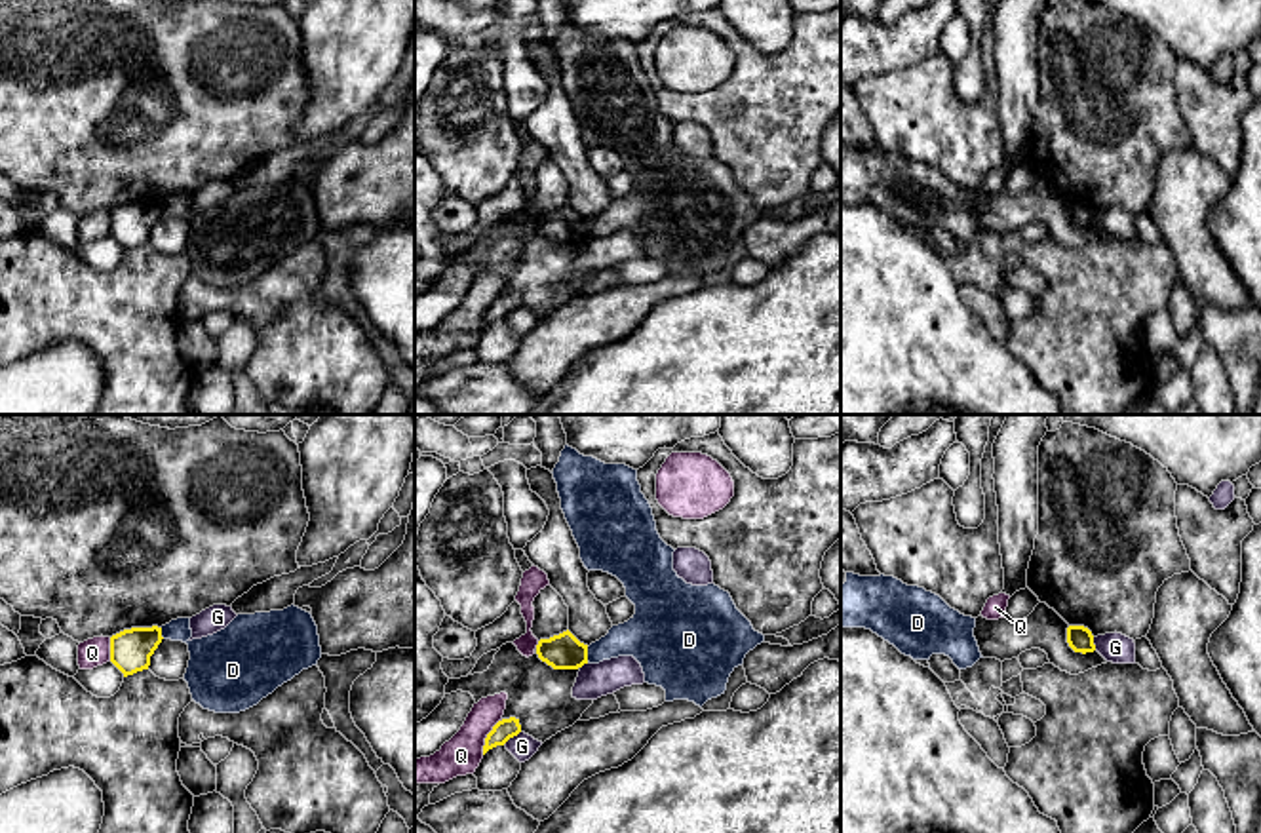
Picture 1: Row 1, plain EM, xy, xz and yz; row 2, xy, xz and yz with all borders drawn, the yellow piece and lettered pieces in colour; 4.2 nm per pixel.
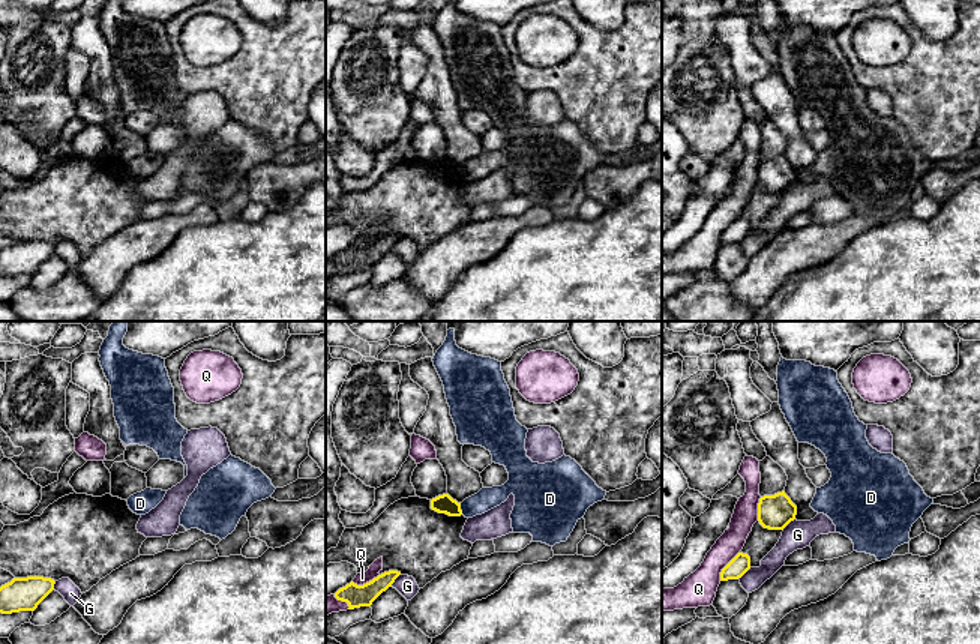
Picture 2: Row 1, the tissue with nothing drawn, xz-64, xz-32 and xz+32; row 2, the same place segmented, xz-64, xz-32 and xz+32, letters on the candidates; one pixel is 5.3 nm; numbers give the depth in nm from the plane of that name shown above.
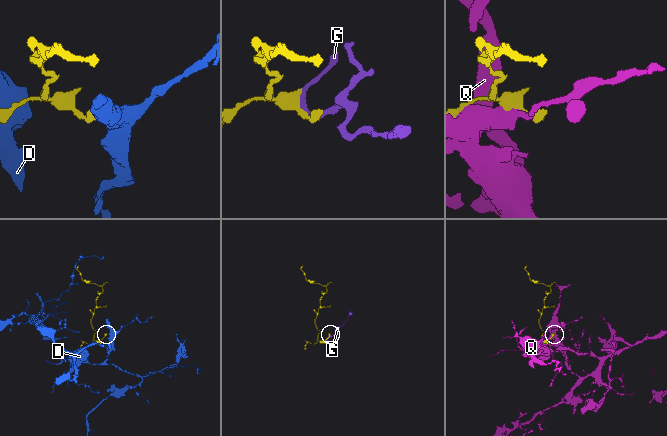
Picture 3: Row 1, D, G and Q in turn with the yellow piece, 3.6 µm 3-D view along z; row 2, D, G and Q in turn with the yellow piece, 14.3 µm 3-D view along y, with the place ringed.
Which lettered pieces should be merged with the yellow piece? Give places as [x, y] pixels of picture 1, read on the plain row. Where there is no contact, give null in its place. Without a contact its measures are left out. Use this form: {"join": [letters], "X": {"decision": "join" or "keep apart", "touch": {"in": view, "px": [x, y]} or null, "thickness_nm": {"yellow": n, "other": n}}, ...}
{"join": [], "D": {"decision": "keep apart", "touch": {"in": "xz", "px": [586, 229]}, "thickness_nm": {"yellow": 150, "other": 180}}, "G": {"decision": "keep apart", "touch": {"in": "xz", "px": [510, 310]}, "thickness_nm": {"yellow": 90, "other": 110}}, "Q": {"decision": "keep apart", "touch": {"in": "xz", "px": [487, 310]}, "thickness_nm": {"yellow": 90, "other": 170}}}

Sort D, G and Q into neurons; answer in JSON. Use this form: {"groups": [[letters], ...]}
{"groups": [["D"], ["G"], ["Q"]]}

